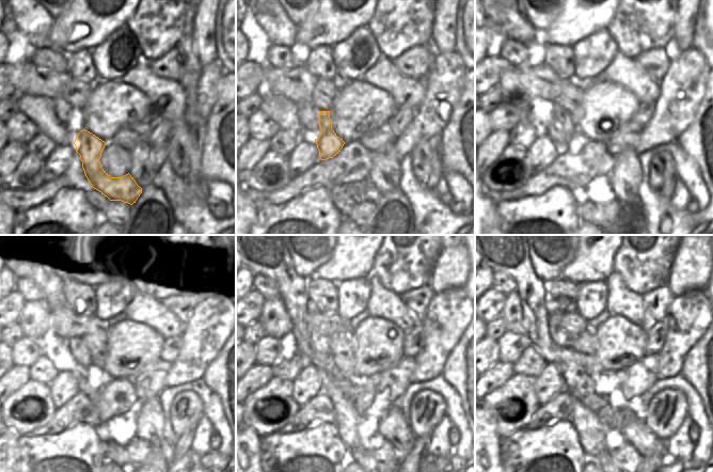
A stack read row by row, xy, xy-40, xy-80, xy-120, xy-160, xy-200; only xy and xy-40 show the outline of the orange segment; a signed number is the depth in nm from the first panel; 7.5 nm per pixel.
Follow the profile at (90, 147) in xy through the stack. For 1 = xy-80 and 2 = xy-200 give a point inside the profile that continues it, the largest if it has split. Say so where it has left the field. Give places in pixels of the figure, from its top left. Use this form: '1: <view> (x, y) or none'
1: xy-80 (561, 115)
2: xy-200 (558, 336)

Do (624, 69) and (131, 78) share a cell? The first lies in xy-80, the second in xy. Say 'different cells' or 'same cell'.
same cell

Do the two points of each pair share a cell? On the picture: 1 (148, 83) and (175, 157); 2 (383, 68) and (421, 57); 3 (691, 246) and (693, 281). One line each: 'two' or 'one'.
1: one
2: two
3: one

